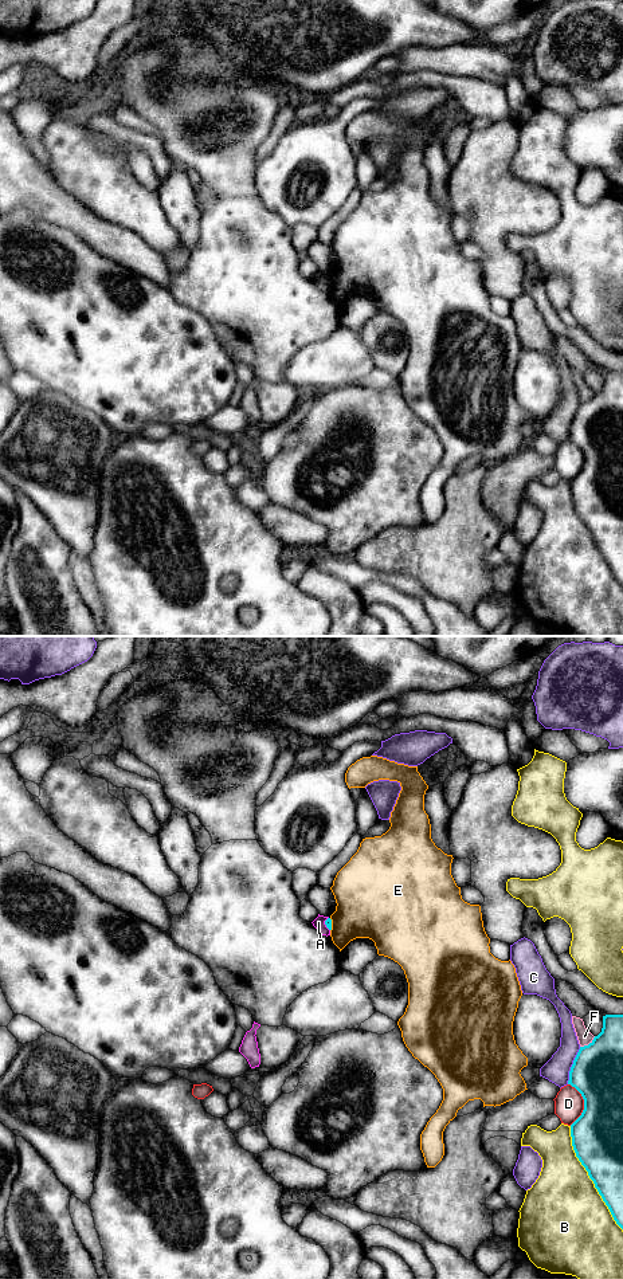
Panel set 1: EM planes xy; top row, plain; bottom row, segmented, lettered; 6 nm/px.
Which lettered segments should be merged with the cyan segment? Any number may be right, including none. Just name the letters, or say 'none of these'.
none of these

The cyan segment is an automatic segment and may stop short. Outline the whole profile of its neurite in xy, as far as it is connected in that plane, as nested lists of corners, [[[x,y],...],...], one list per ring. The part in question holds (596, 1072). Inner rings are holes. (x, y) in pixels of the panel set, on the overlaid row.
[[[623,1015],[603,1016],[602,1032],[588,1045],[580,1047],[569,1071],[568,1084],[584,1099],[581,1115],[571,1125],[573,1150],[614,1220],[623,1229]]]

